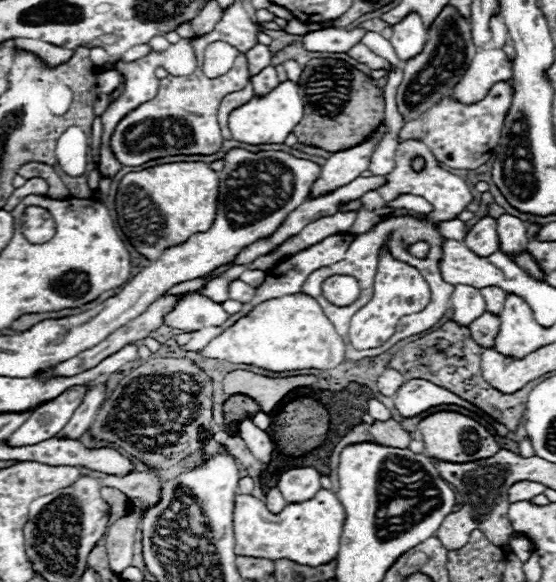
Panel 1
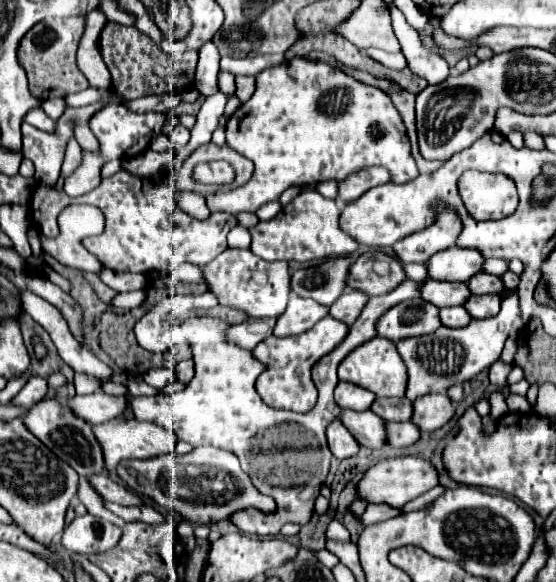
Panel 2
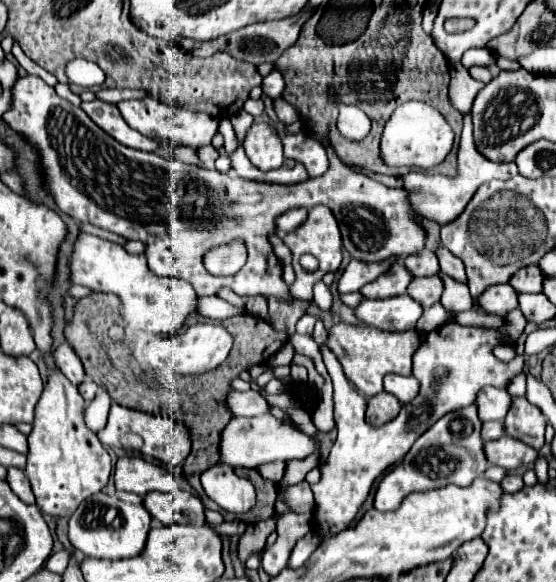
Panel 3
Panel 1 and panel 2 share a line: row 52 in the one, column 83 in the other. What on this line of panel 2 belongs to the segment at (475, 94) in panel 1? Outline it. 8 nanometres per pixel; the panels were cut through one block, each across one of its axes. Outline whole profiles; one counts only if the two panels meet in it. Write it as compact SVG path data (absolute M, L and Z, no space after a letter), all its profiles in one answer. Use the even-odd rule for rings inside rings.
M80 478L80 486L78 486L78 500L86 506L86 510L94 516L100 516L100 518L108 518L110 522L116 522L116 526L124 526L124 520L120 520L118 516L114 516L110 510L106 510L103 499L100 498L100 494L92 488L92 484L88 482L88 478Z

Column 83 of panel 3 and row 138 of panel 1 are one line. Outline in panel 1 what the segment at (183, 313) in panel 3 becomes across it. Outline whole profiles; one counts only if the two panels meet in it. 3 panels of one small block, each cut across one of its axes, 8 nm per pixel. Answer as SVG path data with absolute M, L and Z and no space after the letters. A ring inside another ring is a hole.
M286 80L278 84L270 94L264 98L252 96L246 104L240 108L234 108L228 116L228 126L234 140L246 142L246 144L282 144L286 136L294 130L294 126L302 120L302 98L298 96L298 84Z

